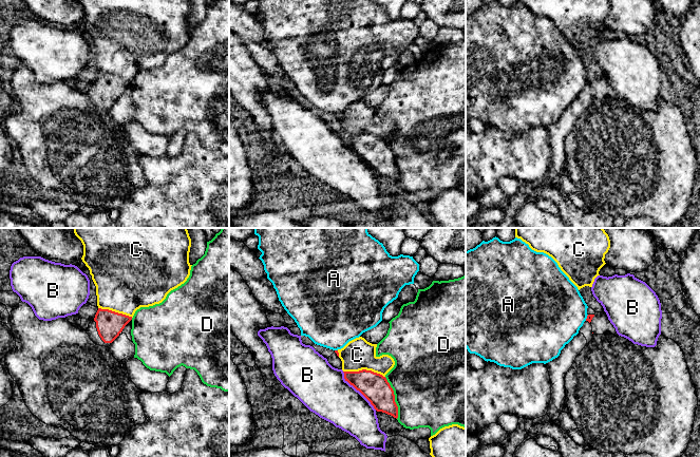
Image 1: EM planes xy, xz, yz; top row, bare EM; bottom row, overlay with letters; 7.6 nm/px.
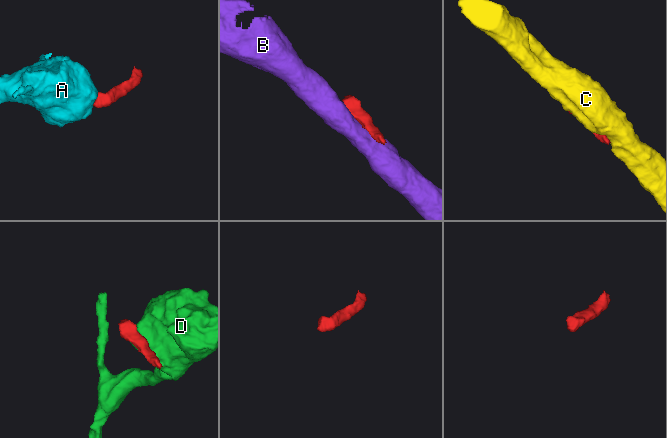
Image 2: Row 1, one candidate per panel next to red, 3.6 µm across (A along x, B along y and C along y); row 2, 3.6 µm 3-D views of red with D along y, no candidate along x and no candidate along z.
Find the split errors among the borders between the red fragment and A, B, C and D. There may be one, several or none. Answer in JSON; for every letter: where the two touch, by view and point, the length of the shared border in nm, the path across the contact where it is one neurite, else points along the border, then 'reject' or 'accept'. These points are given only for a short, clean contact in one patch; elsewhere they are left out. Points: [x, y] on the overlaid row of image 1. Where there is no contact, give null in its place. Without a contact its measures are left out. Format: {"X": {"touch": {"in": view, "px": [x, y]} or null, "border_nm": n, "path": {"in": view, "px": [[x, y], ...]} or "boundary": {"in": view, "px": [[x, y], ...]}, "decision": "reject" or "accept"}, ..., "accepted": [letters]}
{"A": {"touch": {"in": "yz", "px": [587, 318]}, "border_nm": 50, "boundary": {"in": "yz", "px": [[588, 315], [585, 320]]}, "decision": "reject"}, "B": {"touch": {"in": "xz", "px": [358, 389]}, "border_nm": 400, "decision": "reject"}, "C": {"touch": {"in": "xz", "px": [364, 369]}, "border_nm": 320, "decision": "reject"}, "D": {"touch": {"in": "xz", "px": [394, 398]}, "border_nm": 340, "decision": "reject"}, "accepted": []}

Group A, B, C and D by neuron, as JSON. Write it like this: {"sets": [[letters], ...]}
{"sets": [["A"], ["B"], ["C"], ["D"]]}

